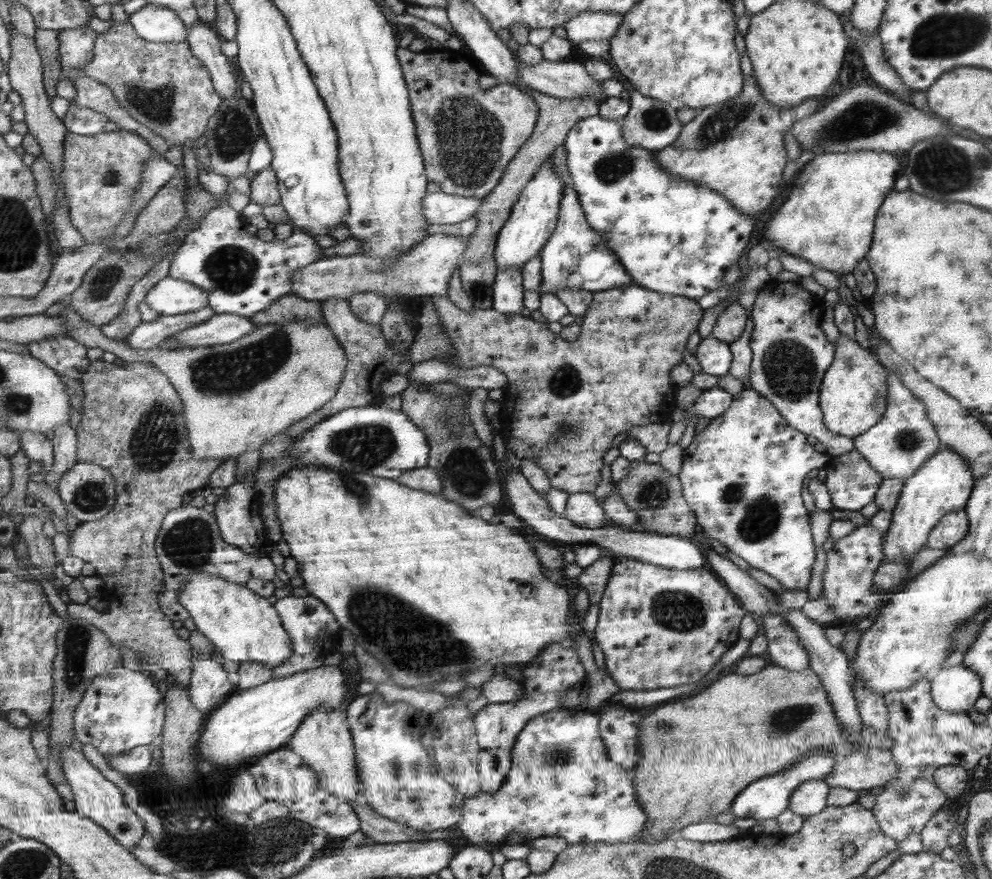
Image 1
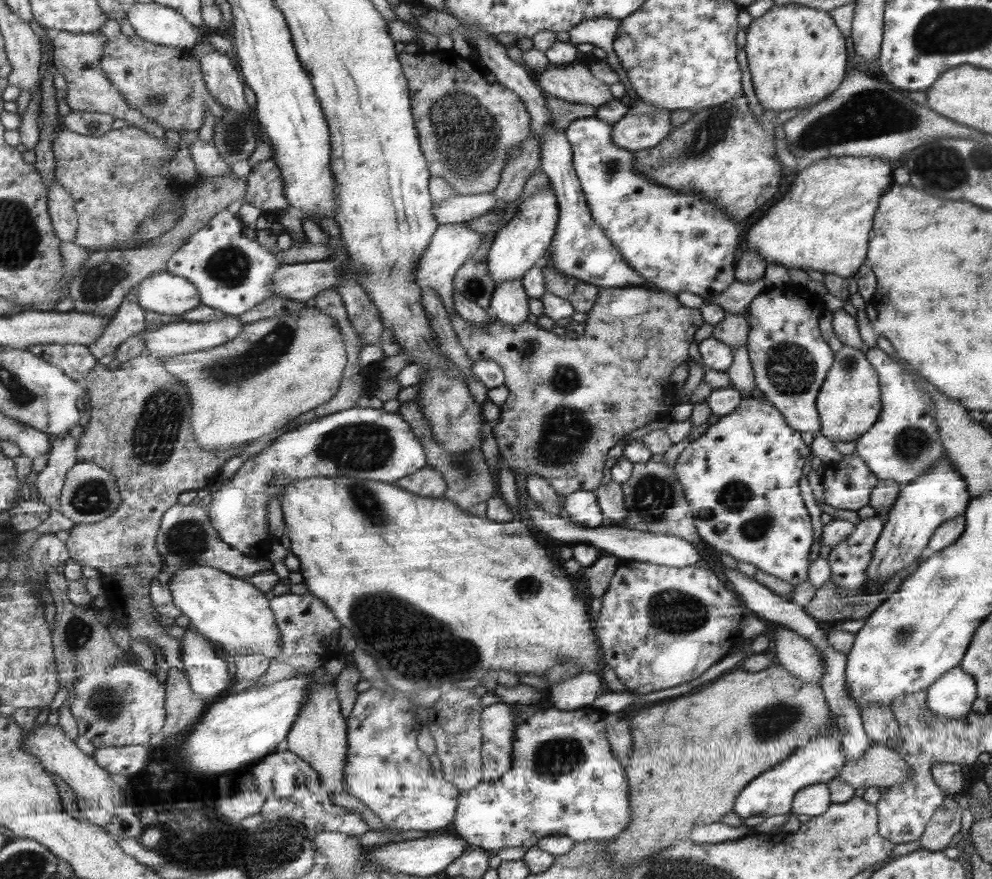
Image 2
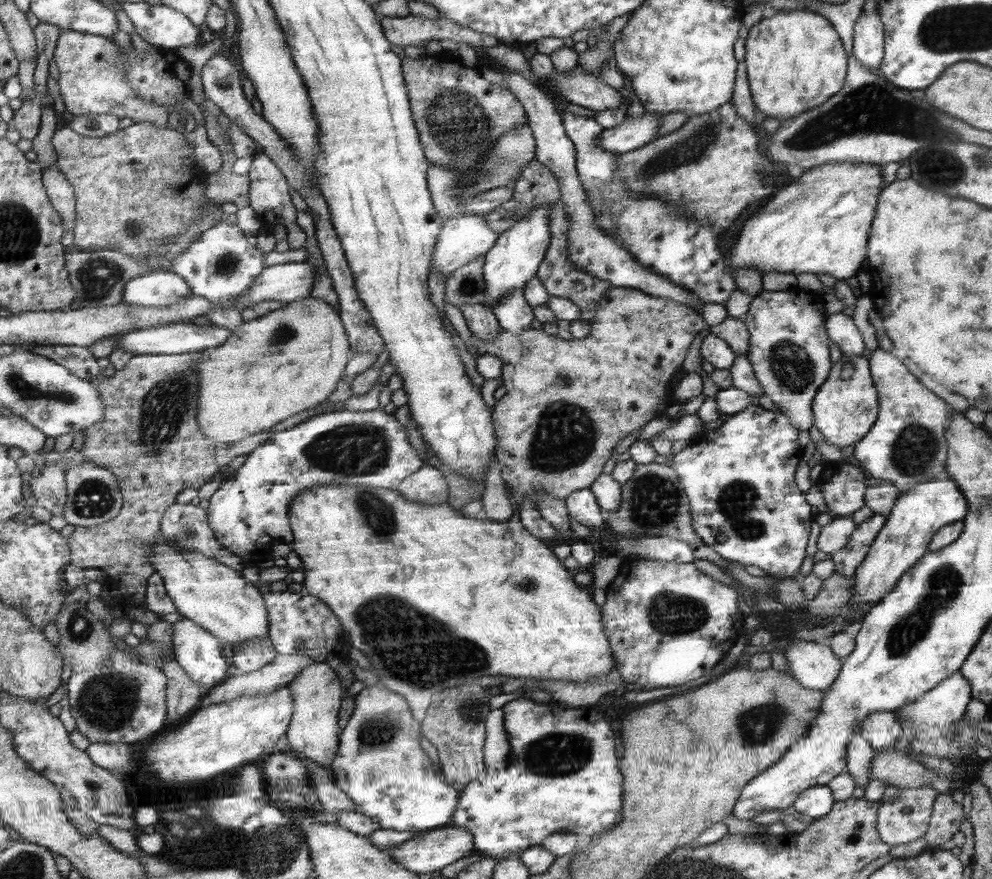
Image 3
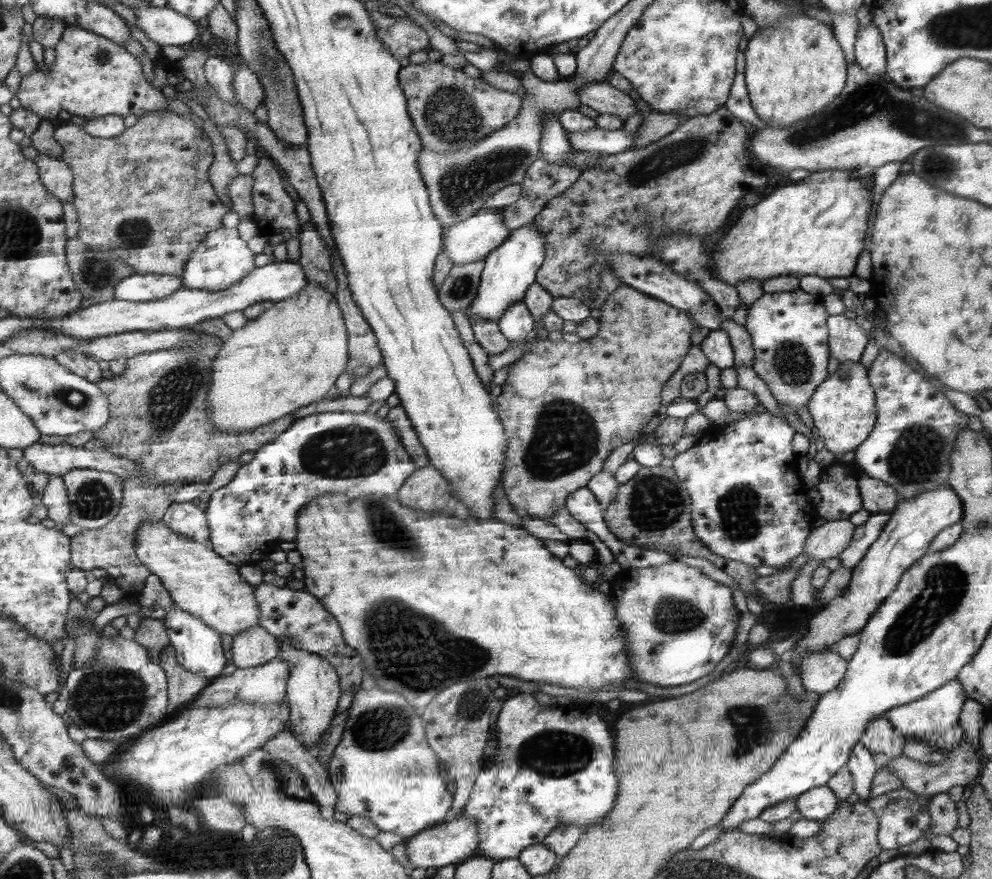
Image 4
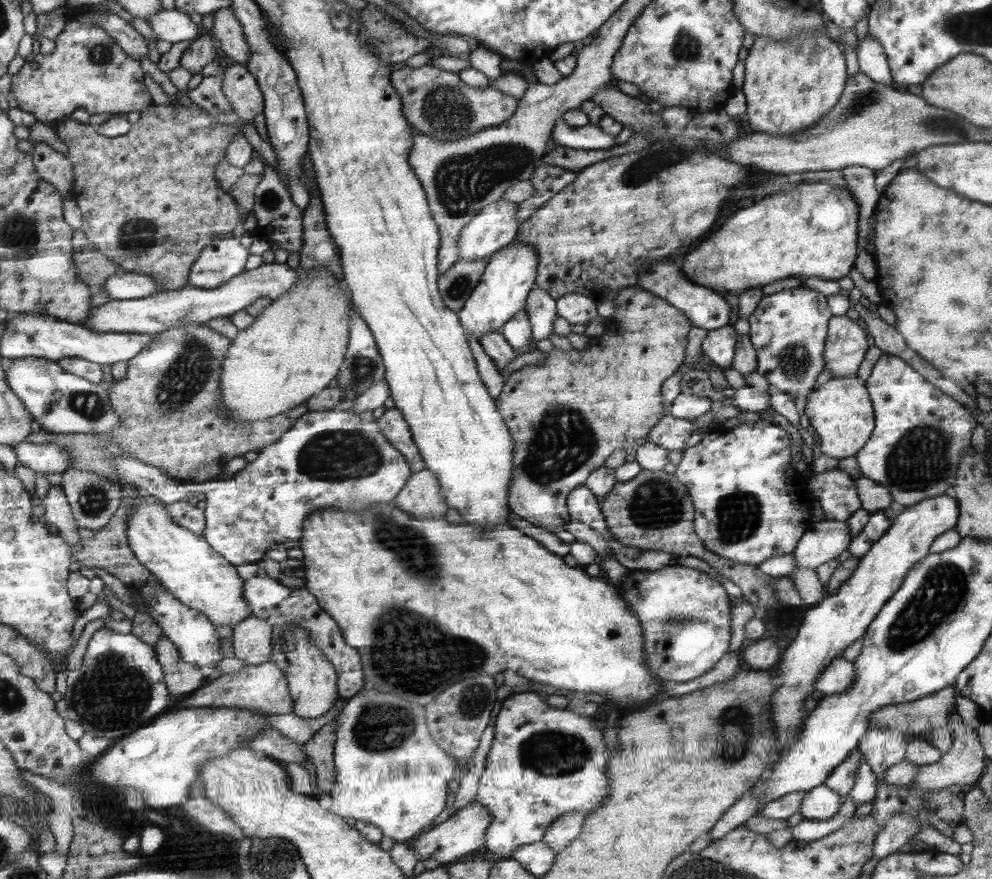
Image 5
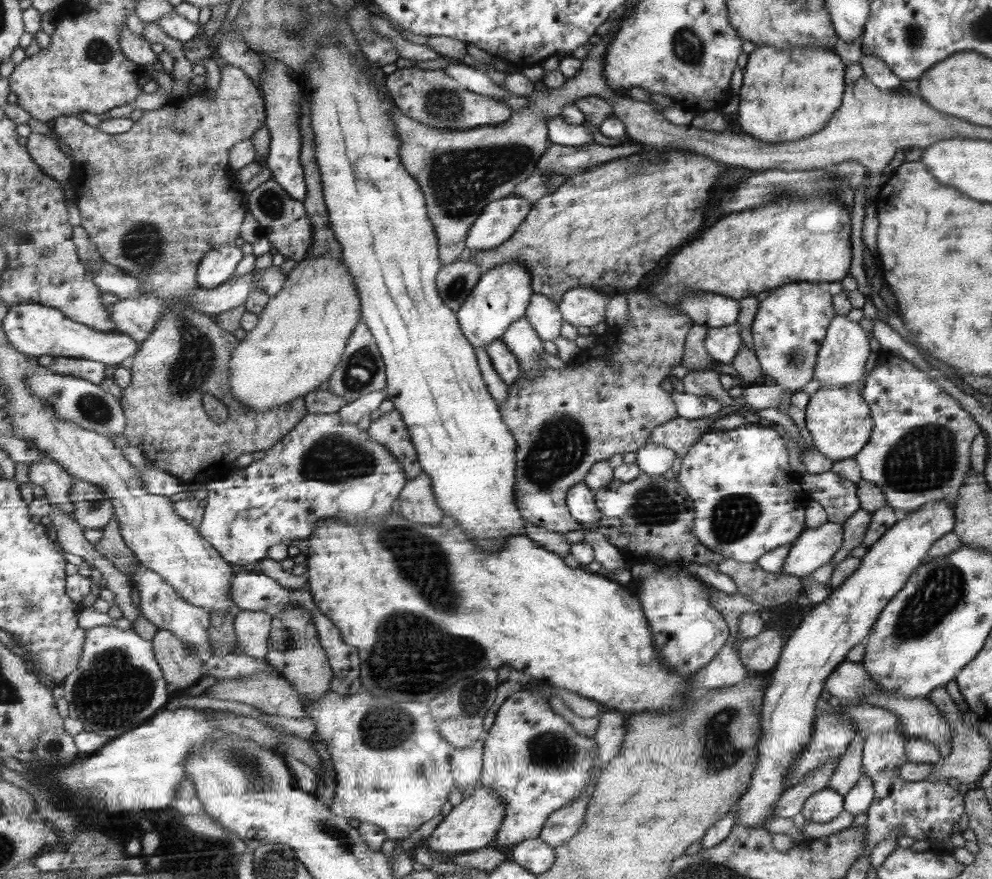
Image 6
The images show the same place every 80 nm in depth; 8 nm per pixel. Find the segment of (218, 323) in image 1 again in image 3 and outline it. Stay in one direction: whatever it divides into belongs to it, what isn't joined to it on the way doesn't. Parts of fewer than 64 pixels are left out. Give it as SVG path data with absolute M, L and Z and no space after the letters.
M167 324L156 326L155 328L129 330L120 336L114 344L114 349L126 348L134 356L139 355L172 355L185 354L190 352L205 351L208 348L221 346L227 342L233 330L213 325L194 325L194 324Z

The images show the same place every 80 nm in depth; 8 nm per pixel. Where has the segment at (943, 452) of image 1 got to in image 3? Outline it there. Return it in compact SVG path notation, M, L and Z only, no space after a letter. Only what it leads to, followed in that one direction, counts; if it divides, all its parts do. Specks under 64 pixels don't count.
M950 478L922 481L921 484L901 493L896 498L884 528L873 540L864 562L856 569L853 578L853 600L848 610L879 603L893 591L900 576L924 557L935 532L949 524L962 521L968 515L968 503L957 485Z

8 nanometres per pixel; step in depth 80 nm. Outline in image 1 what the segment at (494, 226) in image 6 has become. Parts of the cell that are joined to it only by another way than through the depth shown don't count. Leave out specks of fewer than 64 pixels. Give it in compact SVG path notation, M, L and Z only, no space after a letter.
M445 233L430 234L414 244L405 254L397 258L369 258L362 253L353 256L321 258L313 264L294 270L292 292L303 300L323 302L331 297L350 299L355 291L378 292L383 298L416 299L422 296L447 297L450 276L460 266L466 252L467 237L451 236Z

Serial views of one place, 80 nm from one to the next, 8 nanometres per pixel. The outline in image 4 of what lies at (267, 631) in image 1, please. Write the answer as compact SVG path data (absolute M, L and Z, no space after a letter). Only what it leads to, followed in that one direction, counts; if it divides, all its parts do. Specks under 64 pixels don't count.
M147 520L137 536L137 555L152 569L153 576L163 582L179 608L202 618L222 635L234 638L249 627L261 625L256 588L241 578L237 565L225 560L209 545L173 532L164 520L157 524Z

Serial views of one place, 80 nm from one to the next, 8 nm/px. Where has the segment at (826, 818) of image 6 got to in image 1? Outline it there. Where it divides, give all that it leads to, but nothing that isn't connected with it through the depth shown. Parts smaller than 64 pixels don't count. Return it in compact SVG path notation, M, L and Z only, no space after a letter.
M810 780L801 783L796 788L789 800L789 808L791 812L797 816L810 817L824 810L827 806L828 784L821 780Z

